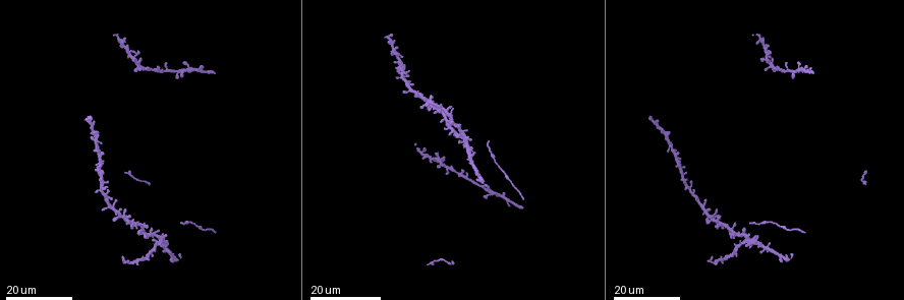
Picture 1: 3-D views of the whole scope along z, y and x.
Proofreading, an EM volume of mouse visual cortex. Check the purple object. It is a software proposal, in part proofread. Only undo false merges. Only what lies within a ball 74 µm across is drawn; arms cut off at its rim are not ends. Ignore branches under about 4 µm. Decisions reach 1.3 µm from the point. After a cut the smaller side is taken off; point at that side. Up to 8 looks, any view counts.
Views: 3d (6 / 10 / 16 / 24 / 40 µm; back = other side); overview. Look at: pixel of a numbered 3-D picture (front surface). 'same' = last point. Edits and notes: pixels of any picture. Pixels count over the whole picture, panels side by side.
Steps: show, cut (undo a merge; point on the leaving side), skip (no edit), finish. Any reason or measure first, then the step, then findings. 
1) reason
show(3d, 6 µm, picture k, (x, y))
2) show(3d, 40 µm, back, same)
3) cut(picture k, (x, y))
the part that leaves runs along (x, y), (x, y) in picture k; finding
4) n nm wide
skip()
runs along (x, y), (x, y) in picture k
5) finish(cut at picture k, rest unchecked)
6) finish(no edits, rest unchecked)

four or more arms meet
show(3d, 24 µm, picture 1, (713, 219))

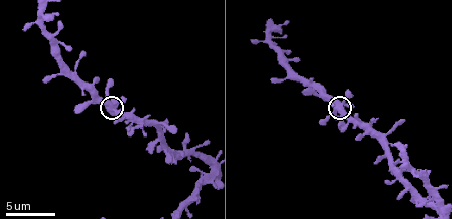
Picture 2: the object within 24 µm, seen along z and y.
show(3d, 6 µm, picture 2, (110, 107))

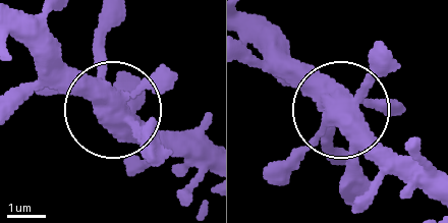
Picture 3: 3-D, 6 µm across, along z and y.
470 nm wide
skip()
all the same neuron

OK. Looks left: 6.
branch point
show(3d, 24 µm, picture 1, (162, 237))

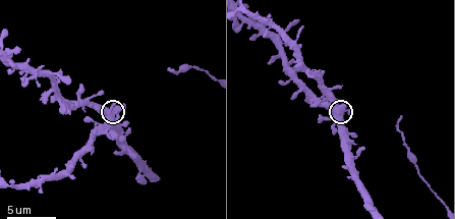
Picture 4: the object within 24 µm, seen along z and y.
show(3d, 6 µm, picture 4, (115, 115))

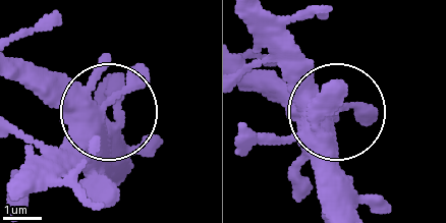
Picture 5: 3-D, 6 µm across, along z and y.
skip()
all the same neuron

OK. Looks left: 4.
four or more arms meet
show(3d, 10 µm, picture 4, (52, 75))

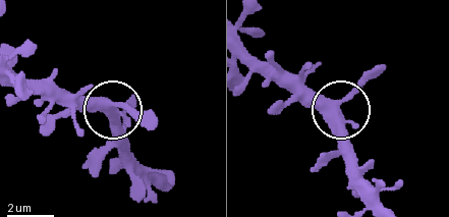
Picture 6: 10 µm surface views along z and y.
4 arms
skip()
one neuron here

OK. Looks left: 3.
arms run side by side
show(3d, 24 µm, picture 1, (667, 135))

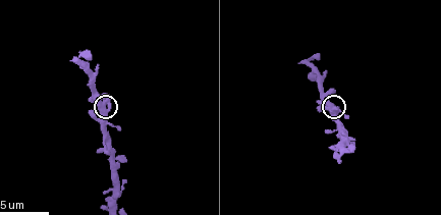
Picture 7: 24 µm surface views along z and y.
show(3d, 10 µm, picture 7, (103, 104))

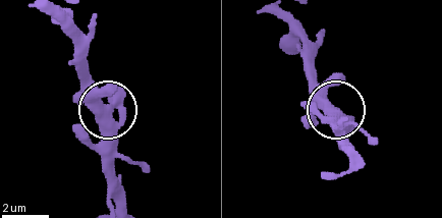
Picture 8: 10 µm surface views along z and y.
side arm 9 µm
skip()
runs along (123, 202), (112, 167), (112, 126), (104, 103), (79, 75) in picture 8; one neuron here

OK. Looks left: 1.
finish(no edits, rest unchecked)

